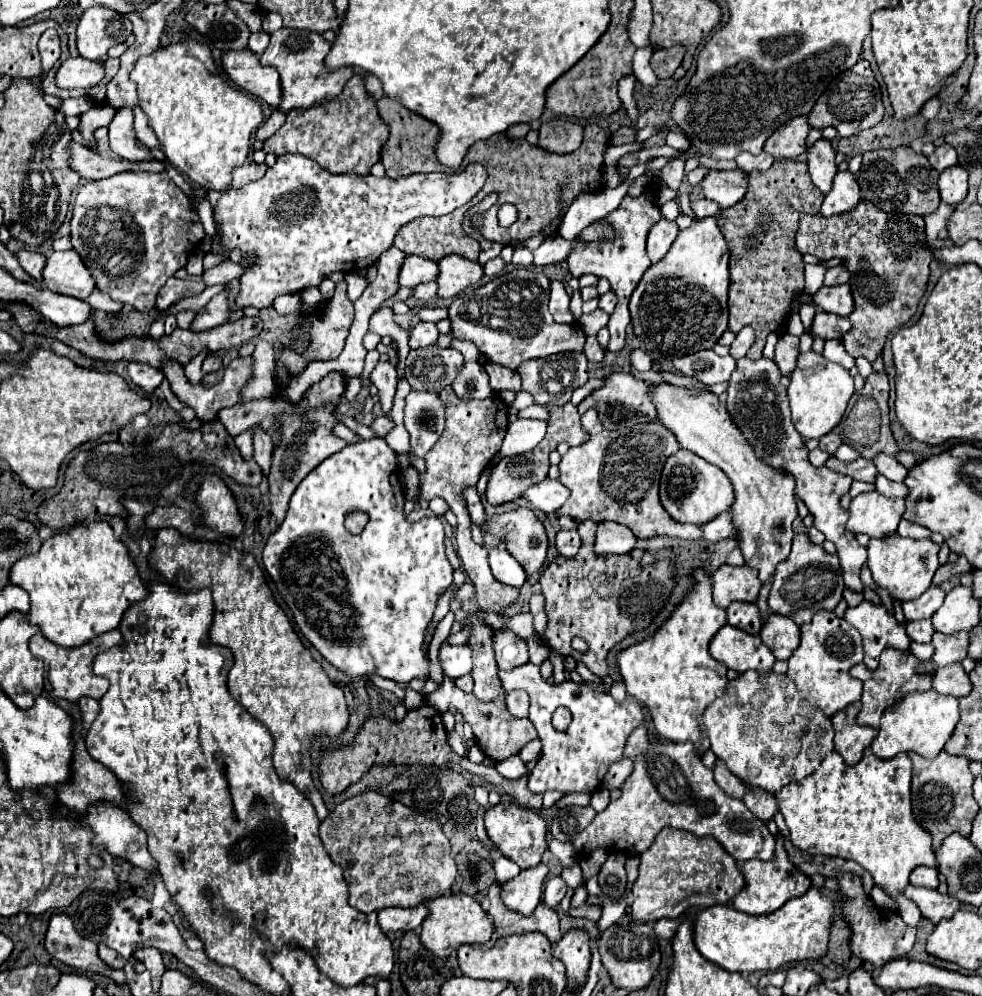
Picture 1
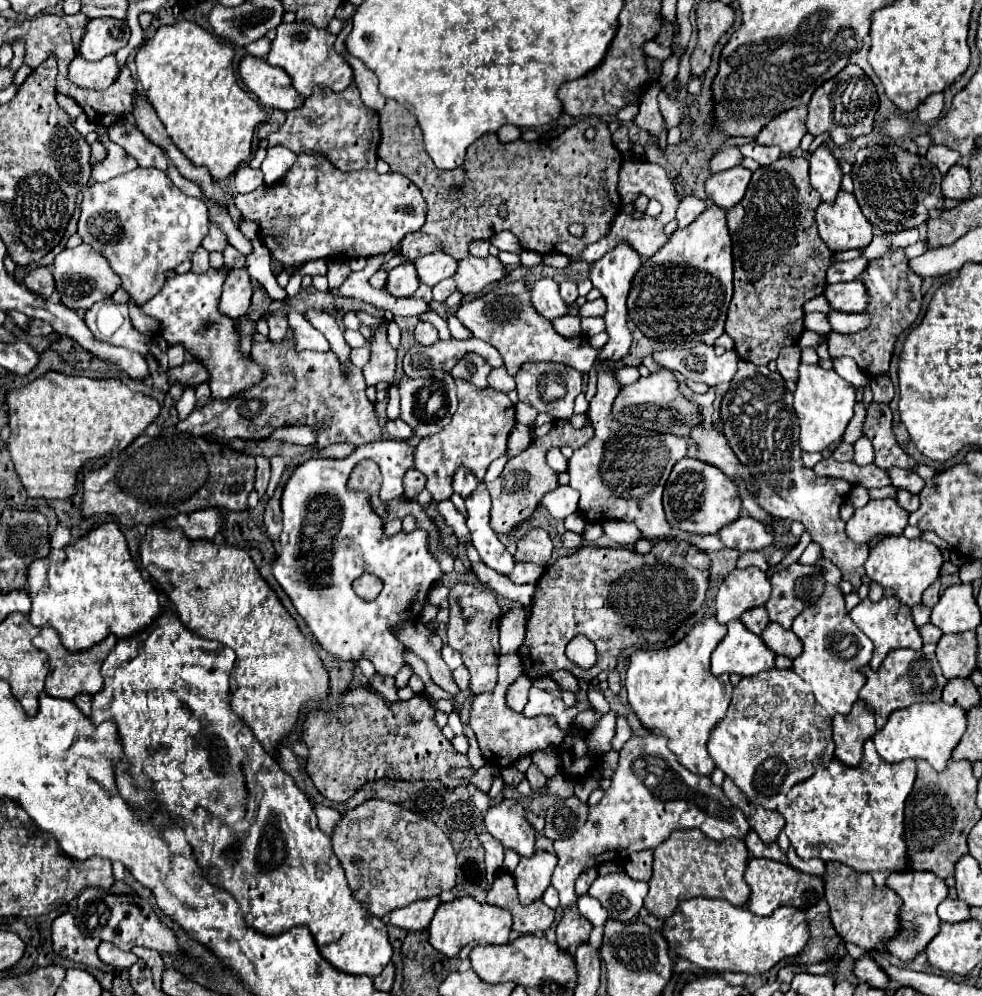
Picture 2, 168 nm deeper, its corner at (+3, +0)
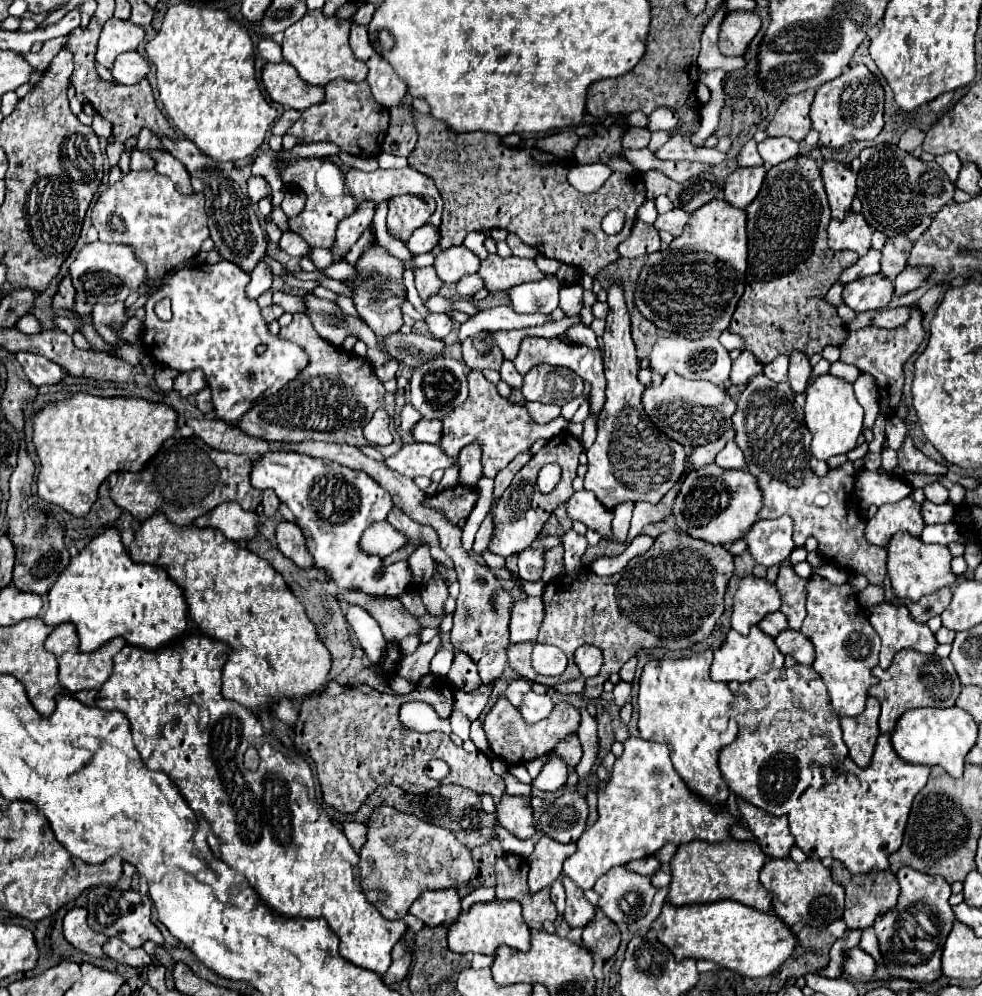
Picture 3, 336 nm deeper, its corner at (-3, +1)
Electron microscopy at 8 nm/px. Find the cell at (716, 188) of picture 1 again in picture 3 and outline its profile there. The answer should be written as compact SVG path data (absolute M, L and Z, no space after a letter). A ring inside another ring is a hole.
M762 166L758 168L738 168L726 178L726 184L722 188L724 200L736 208L746 208L750 200L756 198L766 170Z

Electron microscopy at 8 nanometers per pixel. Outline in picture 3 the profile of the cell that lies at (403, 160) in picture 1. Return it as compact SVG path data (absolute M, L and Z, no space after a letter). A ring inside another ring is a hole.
M408 106L408 110L418 132L418 142L408 156L408 164L432 178L444 200L442 224L438 228L438 246L442 250L460 246L470 232L504 228L516 234L524 244L540 250L540 254L564 264L580 266L592 278L598 270L618 258L616 246L630 236L636 210L646 200L642 174L620 156L620 140L626 130L622 124L592 124L596 134L592 138L582 136L572 156L562 160L560 156L538 148L510 148L502 144L500 136L490 132L456 136L444 122L418 112L414 106ZM592 162L602 162L612 168L612 176L598 192L580 194L568 184L568 170L572 164ZM612 210L622 210L626 214L626 224L616 236L608 236L600 228L602 218Z

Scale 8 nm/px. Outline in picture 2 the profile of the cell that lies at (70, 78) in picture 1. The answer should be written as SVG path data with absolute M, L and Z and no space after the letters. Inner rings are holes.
M108 55L100 61L92 61L92 63L86 61L84 57L76 57L70 63L68 77L78 87L102 91L102 89L108 89L116 81L118 73L120 73L120 65L114 55Z

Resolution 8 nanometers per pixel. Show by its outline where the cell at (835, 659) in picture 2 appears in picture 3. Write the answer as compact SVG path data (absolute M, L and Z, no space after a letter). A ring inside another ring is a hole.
M812 576L808 582L808 600L806 600L806 618L800 632L810 638L816 650L812 668L822 676L830 704L840 716L860 716L868 696L868 688L878 682L872 676L872 668L878 664L880 638L870 626L864 608L856 602L856 592L850 584L836 586L822 576Z

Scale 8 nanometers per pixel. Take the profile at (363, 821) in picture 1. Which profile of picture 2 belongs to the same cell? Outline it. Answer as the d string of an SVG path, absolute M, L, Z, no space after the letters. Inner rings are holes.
M370 799L362 803L360 807L344 813L342 821L338 823L334 835L332 835L332 847L336 857L340 859L348 885L354 893L354 897L376 917L386 917L390 911L406 907L412 901L436 897L446 889L452 889L456 885L456 851L450 843L450 839L444 835L440 827L434 823L420 819L418 815L406 811L400 805Z

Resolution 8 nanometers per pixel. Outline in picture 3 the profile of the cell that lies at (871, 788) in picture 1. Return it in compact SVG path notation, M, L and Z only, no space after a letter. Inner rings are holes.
M880 734L876 742L876 750L868 768L858 768L850 758L842 760L834 768L816 768L812 784L802 792L796 806L790 810L790 832L796 840L796 846L808 858L836 858L840 860L850 872L872 872L872 870L886 870L888 856L896 852L902 844L906 820L910 814L910 806L914 796L926 786L930 768L924 764L908 764L904 762L892 748L890 734Z

